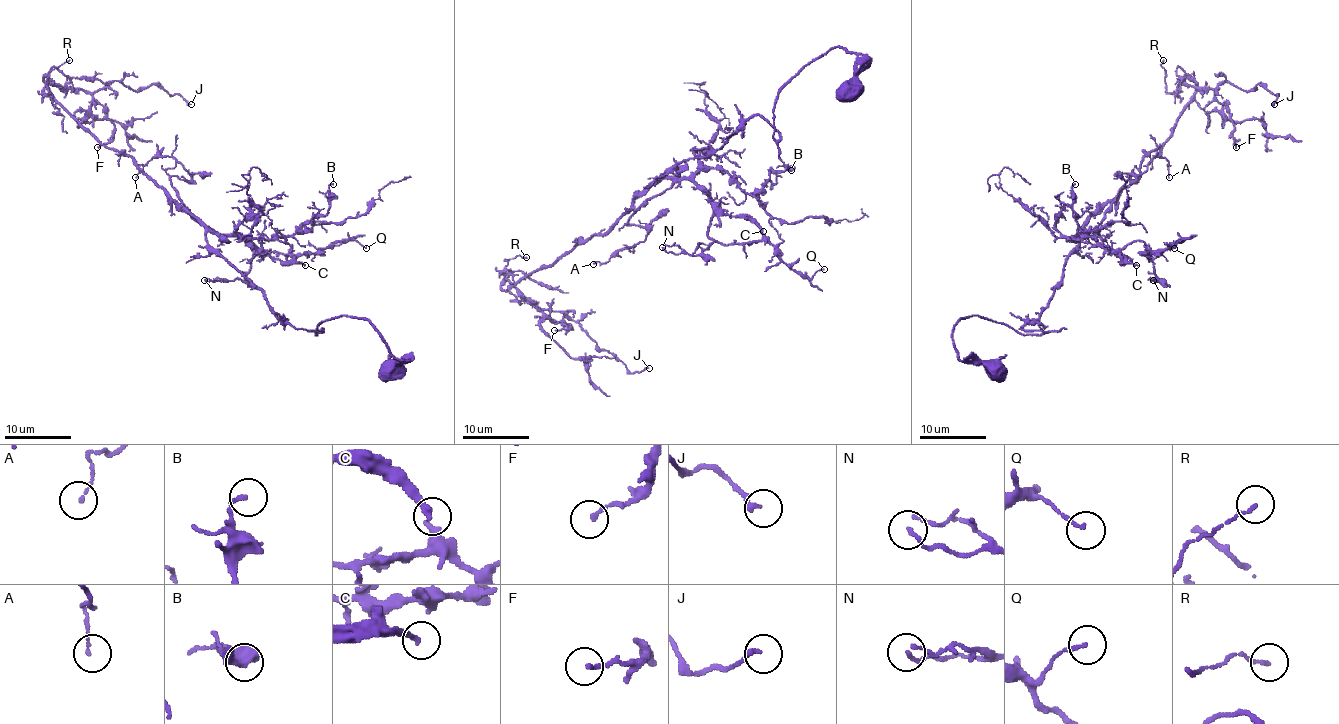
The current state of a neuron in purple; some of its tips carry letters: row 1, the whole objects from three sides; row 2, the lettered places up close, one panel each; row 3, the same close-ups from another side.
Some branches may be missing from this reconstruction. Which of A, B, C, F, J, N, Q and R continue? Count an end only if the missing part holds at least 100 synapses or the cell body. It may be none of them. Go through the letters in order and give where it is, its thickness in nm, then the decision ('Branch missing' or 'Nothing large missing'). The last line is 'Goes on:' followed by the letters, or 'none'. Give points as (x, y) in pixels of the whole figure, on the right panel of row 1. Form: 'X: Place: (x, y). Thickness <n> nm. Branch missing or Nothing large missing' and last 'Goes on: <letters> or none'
A: Place: (1169, 177). Thickness 110 nm. Nothing large missing
B: Place: (1075, 184). Thickness 150 nm. Nothing large missing
C: Place: (1136, 265). Thickness 200 nm. Nothing large missing
F: Place: (1236, 147). Thickness 160 nm. Nothing large missing
J: Place: (1274, 104). Thickness 200 nm. Nothing large missing
N: Place: (1153, 280). Thickness 120 nm. Nothing large missing
Q: Place: (1174, 248). Thickness 120 nm. Nothing large missing
R: Place: (1163, 60). Thickness 130 nm. Nothing large missing
Goes on: none

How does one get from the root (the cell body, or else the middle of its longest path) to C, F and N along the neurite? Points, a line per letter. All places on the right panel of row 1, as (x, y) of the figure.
C: (993, 369), (958, 357), (953, 326), (961, 318), (1044, 334), (1021, 329), (1042, 313), (1082, 232), (1136, 265)
F: (993, 369), (958, 357), (953, 326), (1045, 332), (1021, 329), (1171, 134), (1188, 76), (1226, 101), (1236, 147)
N: (993, 369), (958, 357), (953, 326), (1044, 334), (1021, 329), (1082, 232), (1141, 240), (1153, 280)

